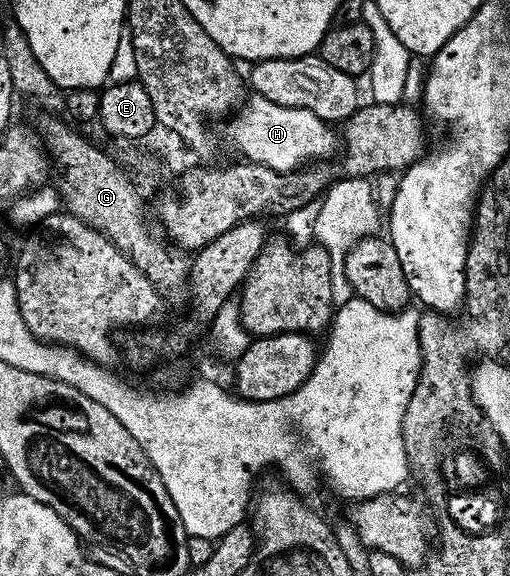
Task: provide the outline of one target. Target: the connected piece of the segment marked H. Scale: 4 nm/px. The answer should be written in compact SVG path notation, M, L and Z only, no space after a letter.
M258 96L248 97L230 115L227 138L240 150L242 157L249 162L259 162L262 166L277 172L291 173L310 163L312 160L327 160L337 150L337 134L330 125L318 118L313 112L296 106L273 104Z

